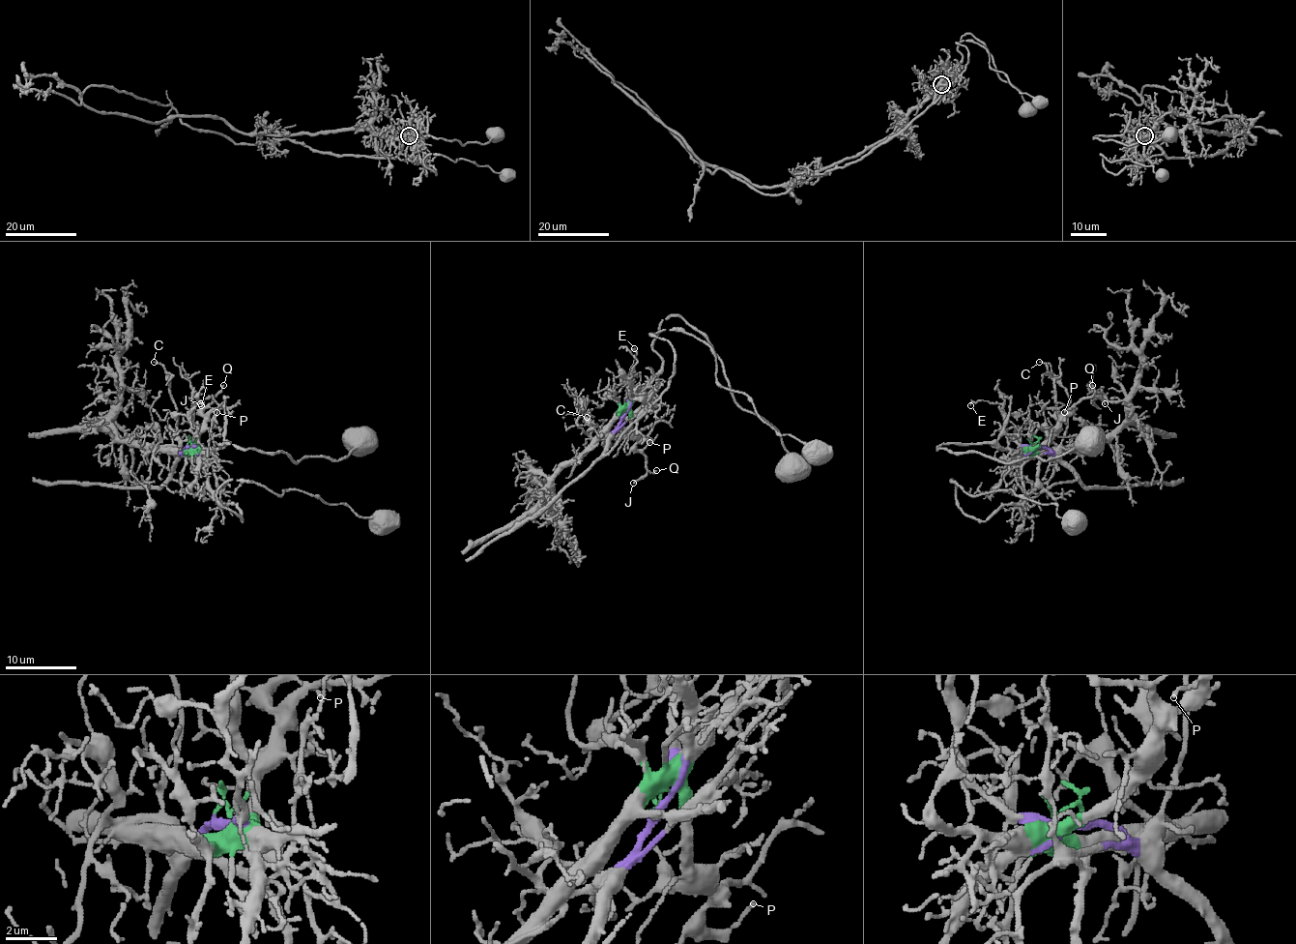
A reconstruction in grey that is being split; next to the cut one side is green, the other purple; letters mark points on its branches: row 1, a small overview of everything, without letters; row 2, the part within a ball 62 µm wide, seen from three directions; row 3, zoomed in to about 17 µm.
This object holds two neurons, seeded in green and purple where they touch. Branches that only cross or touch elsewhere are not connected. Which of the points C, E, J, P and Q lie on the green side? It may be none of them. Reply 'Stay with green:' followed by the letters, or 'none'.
Stay with green: J, P, Q

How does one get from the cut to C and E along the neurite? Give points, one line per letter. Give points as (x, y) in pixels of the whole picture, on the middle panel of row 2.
C: (620, 416), (620, 423), (606, 439), (610, 446), (606, 448), (603, 444), (601, 428), (587, 418)
E: (620, 416), (625, 412), (627, 388), (624, 382), (635, 359), (635, 348)

